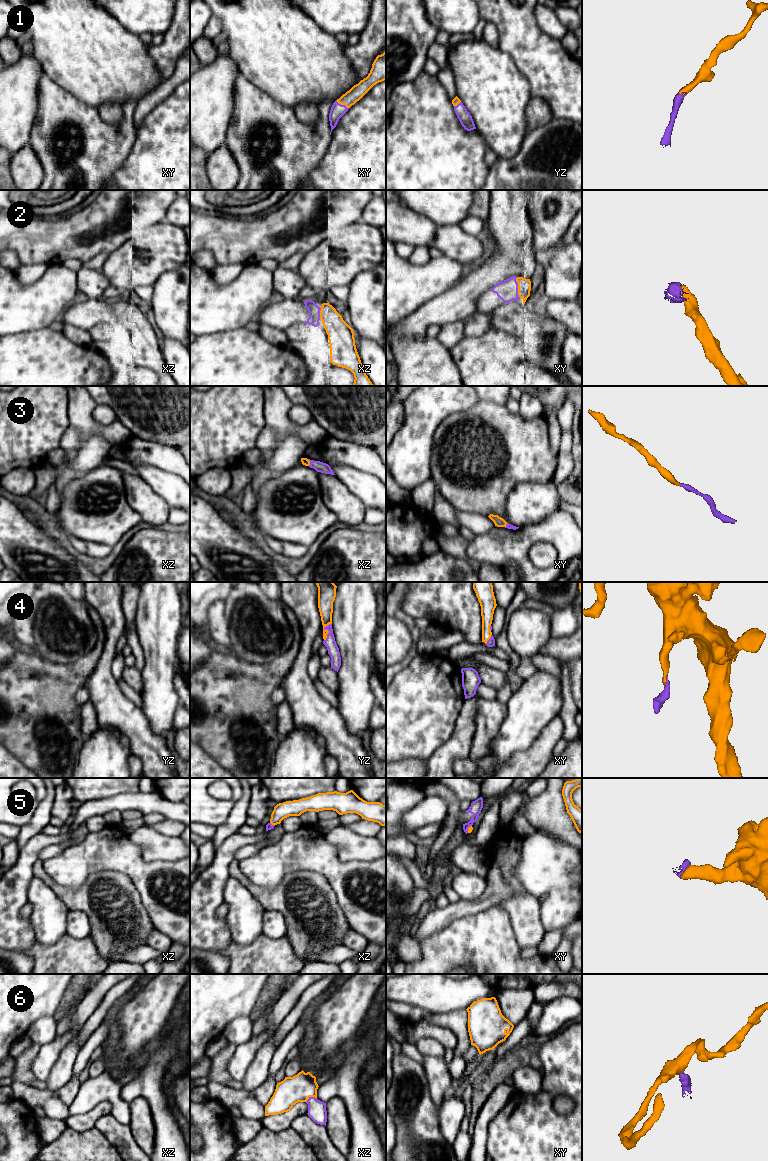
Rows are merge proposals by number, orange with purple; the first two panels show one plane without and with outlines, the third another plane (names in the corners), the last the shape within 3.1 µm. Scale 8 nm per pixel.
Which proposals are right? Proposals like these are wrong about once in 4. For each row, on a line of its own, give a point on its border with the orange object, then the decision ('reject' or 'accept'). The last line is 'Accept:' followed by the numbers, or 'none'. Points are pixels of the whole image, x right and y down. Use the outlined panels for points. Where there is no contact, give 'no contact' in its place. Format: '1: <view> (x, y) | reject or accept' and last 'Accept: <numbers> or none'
1: xy (342, 104) | accept
2: xy (518, 287) | accept
3: xz (309, 462) | accept
4: yz (328, 631) | accept
5: xy (468, 829) | accept
6: xz (310, 1096) | accept
Accept: 1, 2, 3, 4, 5, 6

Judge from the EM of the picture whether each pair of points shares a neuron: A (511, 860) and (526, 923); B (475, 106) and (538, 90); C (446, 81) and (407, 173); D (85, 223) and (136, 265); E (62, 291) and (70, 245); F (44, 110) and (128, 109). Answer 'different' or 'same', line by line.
A: same
B: different
C: different
D: different
E: different
F: same

